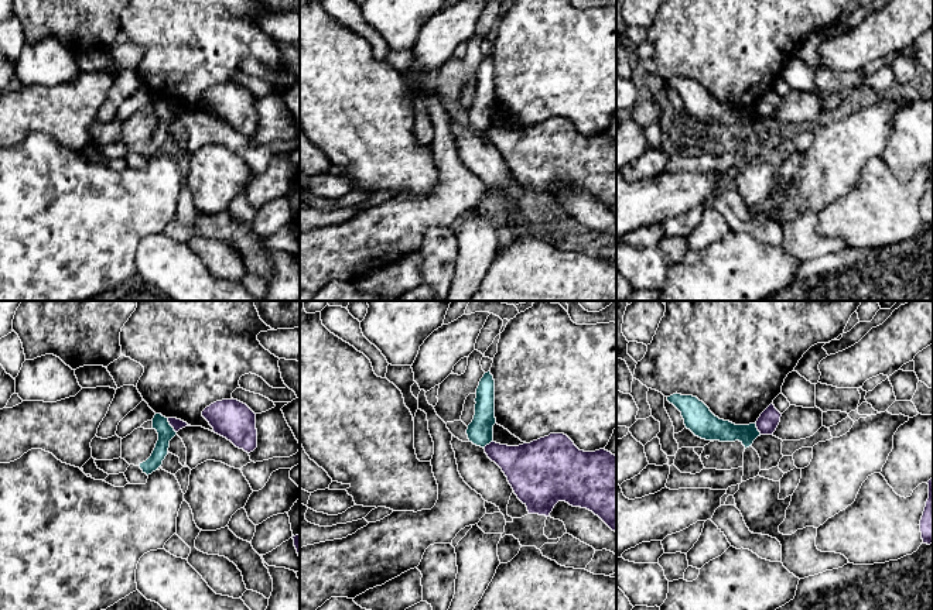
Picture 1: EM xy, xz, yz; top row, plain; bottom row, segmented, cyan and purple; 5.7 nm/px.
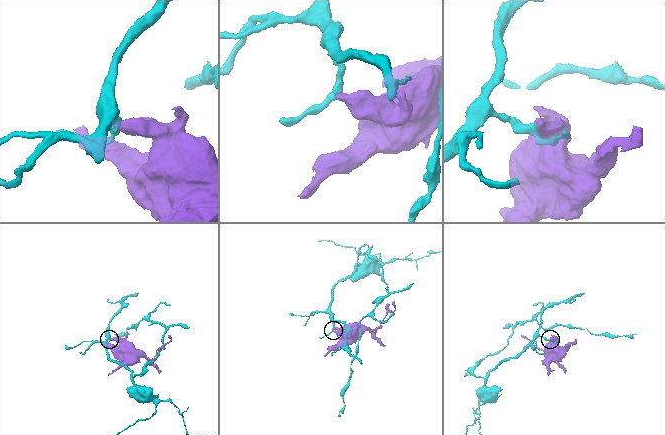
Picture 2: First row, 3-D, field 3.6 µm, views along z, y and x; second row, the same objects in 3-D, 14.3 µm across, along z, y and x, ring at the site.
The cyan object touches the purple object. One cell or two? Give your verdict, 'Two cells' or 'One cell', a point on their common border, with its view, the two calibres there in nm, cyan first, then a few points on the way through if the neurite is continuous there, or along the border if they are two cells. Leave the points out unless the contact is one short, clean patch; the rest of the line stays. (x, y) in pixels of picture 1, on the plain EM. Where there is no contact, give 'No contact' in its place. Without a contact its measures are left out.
Two cells. Touches cyan at xy (170, 109). Thickness 100 nm (cyan) against 60 nm. Boundary: xy (167, 102), (175, 116)

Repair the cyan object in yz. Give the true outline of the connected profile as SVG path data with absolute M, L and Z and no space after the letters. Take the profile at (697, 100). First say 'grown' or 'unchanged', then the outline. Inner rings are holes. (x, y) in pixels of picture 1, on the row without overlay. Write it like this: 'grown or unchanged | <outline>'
unchanged | M676 76L667 80L667 85L681 96L686 112L701 123L720 126L739 124L746 133L761 120L756 106L735 109L729 104L720 103L697 80Z

